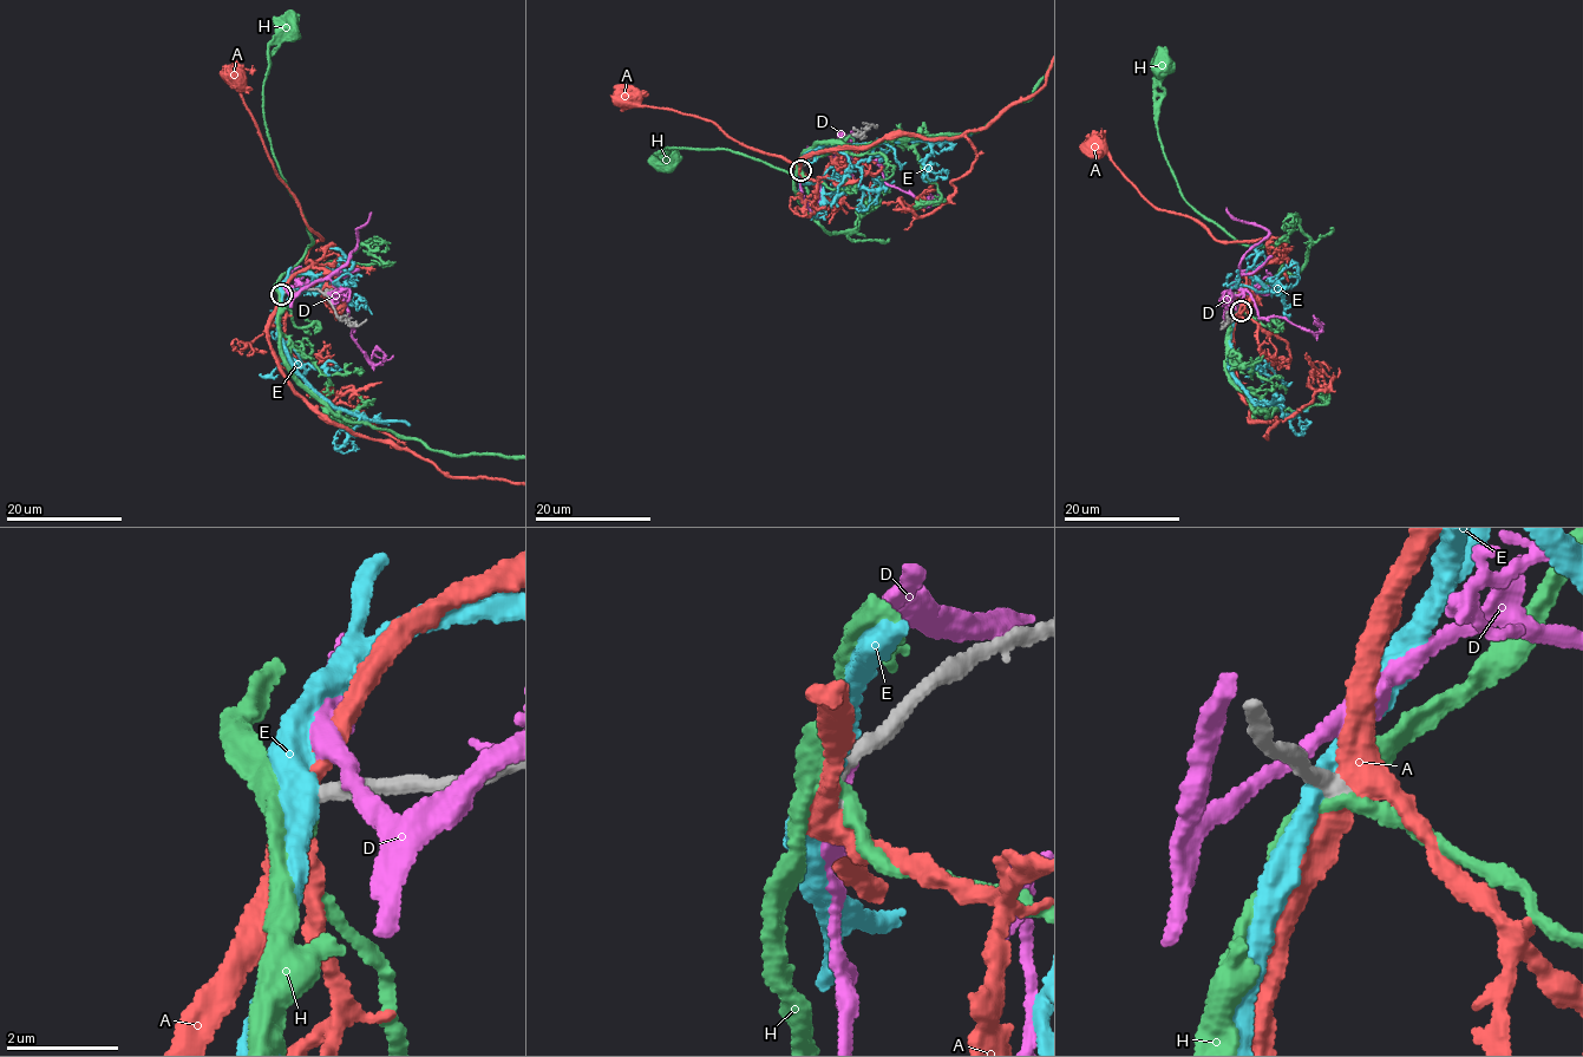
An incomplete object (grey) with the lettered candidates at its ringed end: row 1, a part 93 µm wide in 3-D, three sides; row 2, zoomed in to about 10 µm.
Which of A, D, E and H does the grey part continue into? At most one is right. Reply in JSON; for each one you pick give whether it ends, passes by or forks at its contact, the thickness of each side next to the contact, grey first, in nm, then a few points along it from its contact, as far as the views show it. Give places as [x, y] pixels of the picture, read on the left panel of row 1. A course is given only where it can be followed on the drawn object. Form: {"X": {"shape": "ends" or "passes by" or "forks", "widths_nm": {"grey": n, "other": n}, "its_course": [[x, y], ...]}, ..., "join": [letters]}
{"join": []}

